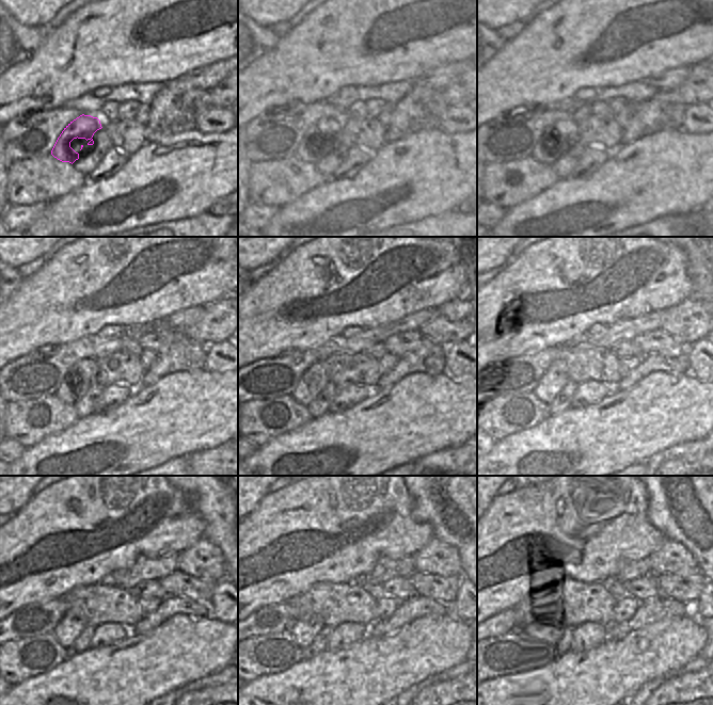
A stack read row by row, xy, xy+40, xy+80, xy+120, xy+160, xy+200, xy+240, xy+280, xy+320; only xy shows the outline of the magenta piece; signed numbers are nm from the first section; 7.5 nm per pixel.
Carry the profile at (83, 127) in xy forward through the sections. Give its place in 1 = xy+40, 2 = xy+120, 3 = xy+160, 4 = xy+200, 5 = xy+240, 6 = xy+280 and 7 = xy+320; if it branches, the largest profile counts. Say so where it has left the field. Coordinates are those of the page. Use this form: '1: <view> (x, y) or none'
1: xy+40 (321, 132)
2: xy+120 (84, 371)
3: xy+160 (312, 382)
4: xy+200 (555, 378)
5: xy+240 (70, 625)
6: xy+280 (304, 630)
7: xy+320 (543, 631)

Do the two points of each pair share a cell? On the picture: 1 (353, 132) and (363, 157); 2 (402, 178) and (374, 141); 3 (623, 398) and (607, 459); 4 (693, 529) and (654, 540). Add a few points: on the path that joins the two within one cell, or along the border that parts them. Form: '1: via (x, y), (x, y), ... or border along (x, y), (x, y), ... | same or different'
1: border along (352, 144), (363, 147), (369, 153) | different
2: border along (384, 143), (376, 150), (369, 151) | different
3: via (623, 413), (623, 425), (607, 441), (607, 444) | same
4: border along (649, 517), (649, 521), (666, 539) | different

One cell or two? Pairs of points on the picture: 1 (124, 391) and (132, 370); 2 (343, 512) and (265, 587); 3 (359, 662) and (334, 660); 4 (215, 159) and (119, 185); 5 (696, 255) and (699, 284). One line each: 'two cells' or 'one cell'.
1: two cells
2: one cell
3: one cell
4: one cell
5: one cell

